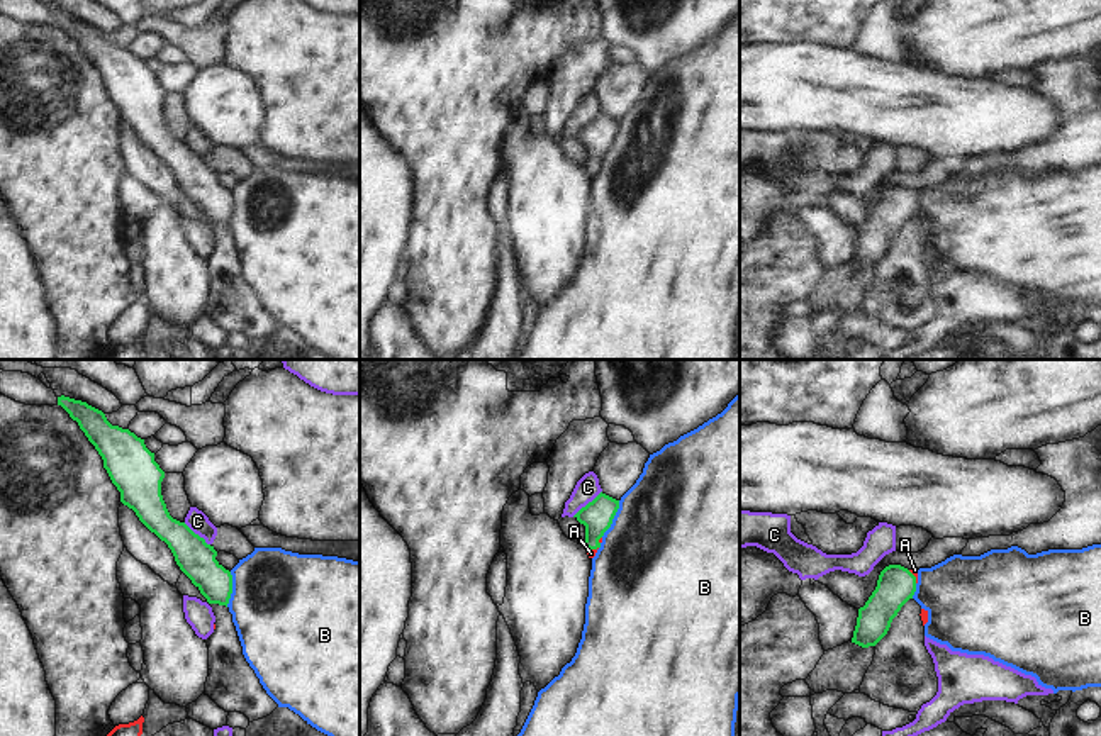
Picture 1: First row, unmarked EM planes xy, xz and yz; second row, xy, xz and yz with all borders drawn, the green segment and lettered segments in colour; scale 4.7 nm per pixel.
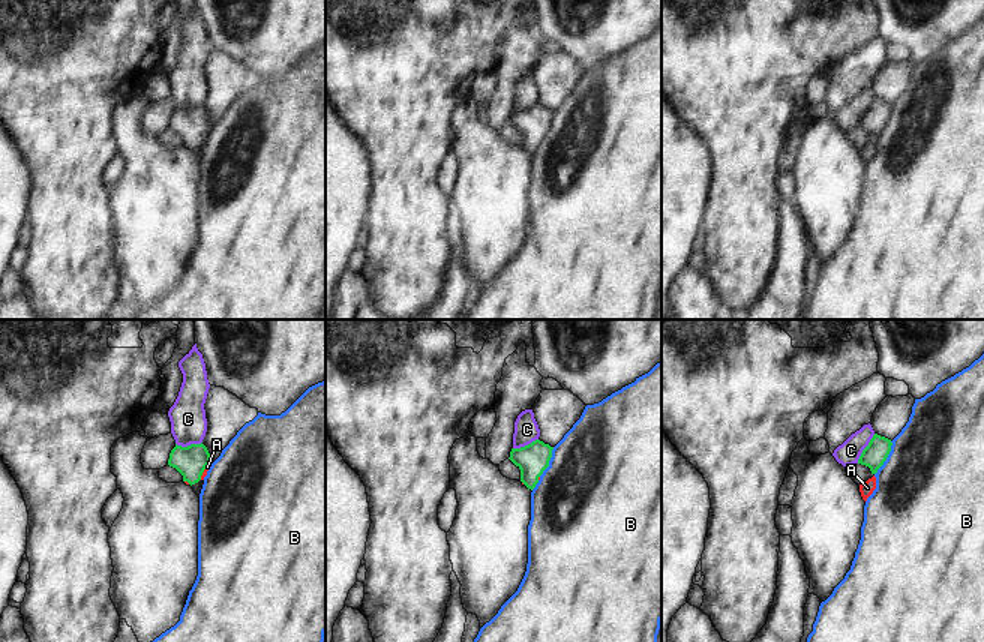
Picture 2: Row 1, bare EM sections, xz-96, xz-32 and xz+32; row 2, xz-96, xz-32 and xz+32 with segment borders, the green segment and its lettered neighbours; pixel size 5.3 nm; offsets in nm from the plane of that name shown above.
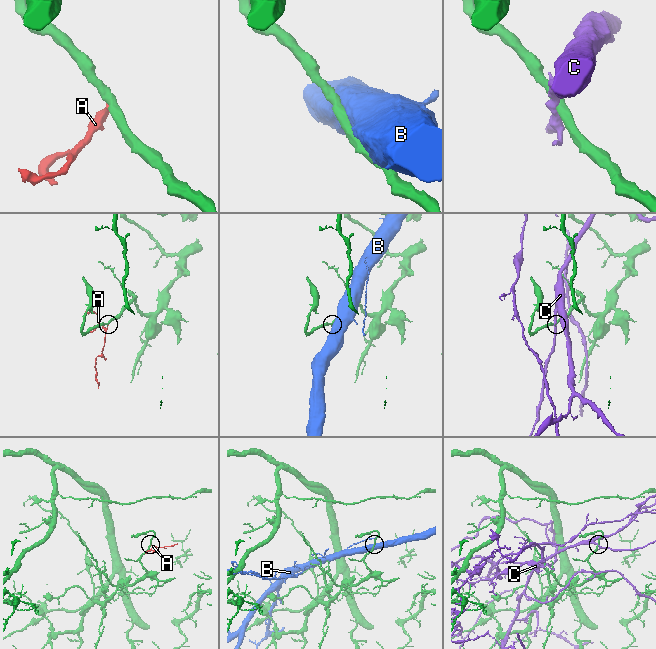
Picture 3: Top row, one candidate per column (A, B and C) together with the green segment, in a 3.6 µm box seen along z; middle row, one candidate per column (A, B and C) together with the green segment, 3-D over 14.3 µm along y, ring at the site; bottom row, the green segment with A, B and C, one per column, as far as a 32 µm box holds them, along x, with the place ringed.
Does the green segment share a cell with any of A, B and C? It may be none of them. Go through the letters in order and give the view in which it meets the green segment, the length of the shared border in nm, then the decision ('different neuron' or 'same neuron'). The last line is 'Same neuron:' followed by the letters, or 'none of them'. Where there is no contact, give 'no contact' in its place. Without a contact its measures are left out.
A: xz | 60 nm | same neuron
B: xz | 200 nm | different neuron
C: xz | 190 nm | different neuron
Same neuron: A

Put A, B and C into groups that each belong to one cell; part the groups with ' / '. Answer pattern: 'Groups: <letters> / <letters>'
Groups: A / B / C

